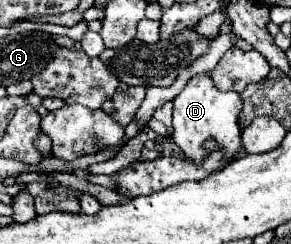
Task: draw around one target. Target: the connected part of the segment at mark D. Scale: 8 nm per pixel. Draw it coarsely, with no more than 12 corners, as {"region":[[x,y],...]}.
{"region":[[207,74],[173,100],[173,142],[201,164],[243,152],[237,92]]}

